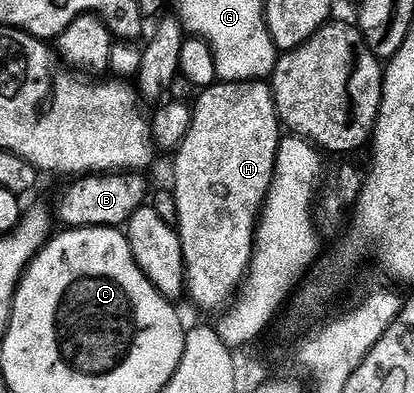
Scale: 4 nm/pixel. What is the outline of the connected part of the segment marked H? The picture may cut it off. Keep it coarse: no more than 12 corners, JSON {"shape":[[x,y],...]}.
{"shape":[[269,82],[193,100],[173,159],[196,302],[241,288],[284,127]]}

